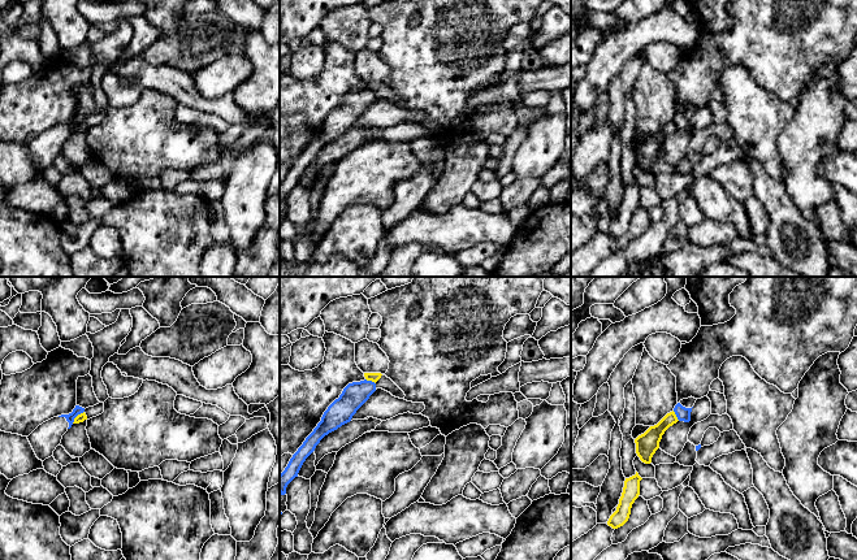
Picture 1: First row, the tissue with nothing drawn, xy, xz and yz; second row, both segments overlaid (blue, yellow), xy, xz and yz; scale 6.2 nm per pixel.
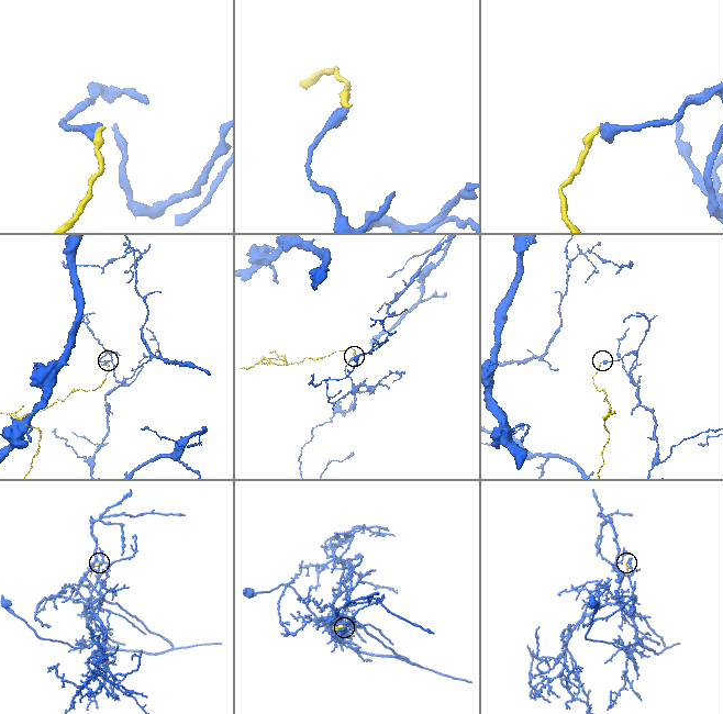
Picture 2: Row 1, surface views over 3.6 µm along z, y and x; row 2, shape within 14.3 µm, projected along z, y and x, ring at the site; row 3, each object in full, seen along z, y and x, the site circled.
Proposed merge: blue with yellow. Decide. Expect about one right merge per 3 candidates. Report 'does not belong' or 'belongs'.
does not belong

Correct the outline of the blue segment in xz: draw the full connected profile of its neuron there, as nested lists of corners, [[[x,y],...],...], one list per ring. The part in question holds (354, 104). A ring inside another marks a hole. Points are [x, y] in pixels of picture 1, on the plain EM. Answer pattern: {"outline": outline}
{"outline": [[[360,90],[349,92],[338,108],[336,108],[324,121],[321,130],[313,140],[306,147],[303,153],[290,168],[285,179],[280,183],[280,203],[286,203],[287,194],[298,186],[298,182],[306,168],[315,160],[320,149],[329,142],[351,130],[356,120],[376,100],[376,92],[372,90]]]}

